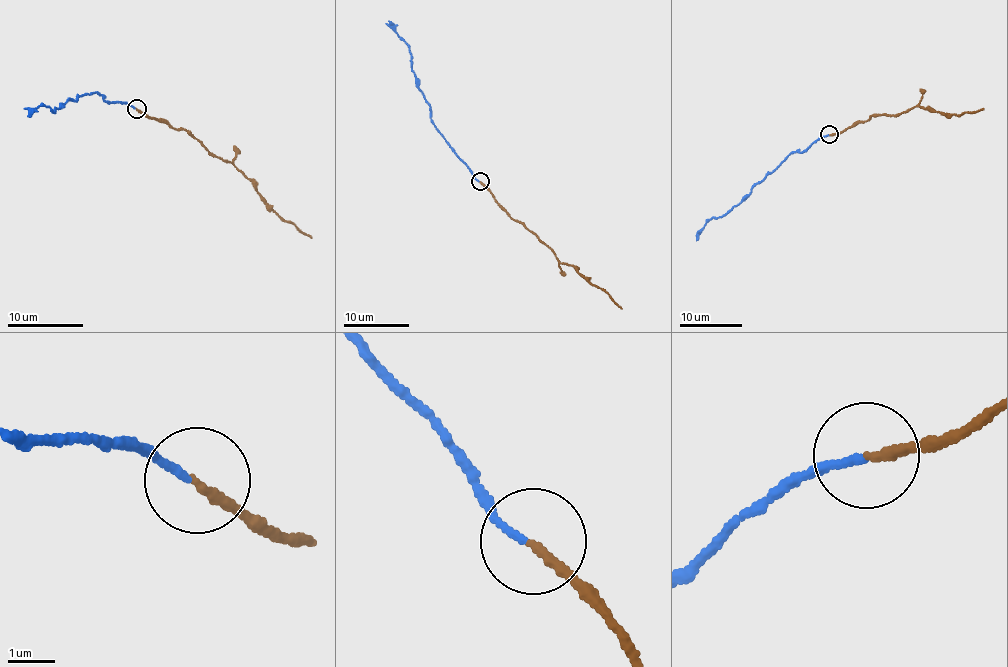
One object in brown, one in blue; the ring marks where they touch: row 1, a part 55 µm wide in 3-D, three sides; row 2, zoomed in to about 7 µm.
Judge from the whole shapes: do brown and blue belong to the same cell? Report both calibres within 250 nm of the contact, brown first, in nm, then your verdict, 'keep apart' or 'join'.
190 nm thick on the brown side, 140 nm on the other; keep apart

